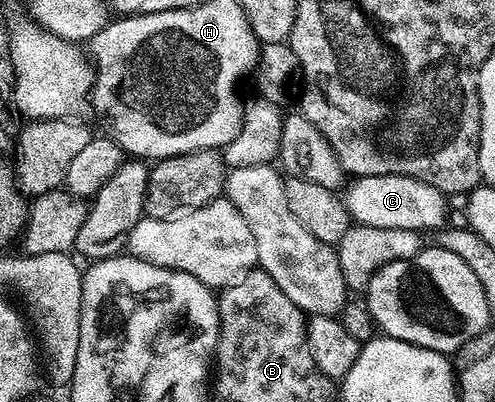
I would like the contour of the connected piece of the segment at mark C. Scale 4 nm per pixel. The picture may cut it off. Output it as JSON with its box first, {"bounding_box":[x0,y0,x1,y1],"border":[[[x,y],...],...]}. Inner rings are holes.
{"bounding_box":[341,175,448,233],"border":[[[361,175],[352,178],[342,192],[341,202],[347,208],[347,214],[361,227],[426,233],[434,232],[448,222],[448,196],[433,185],[408,175]]]}

